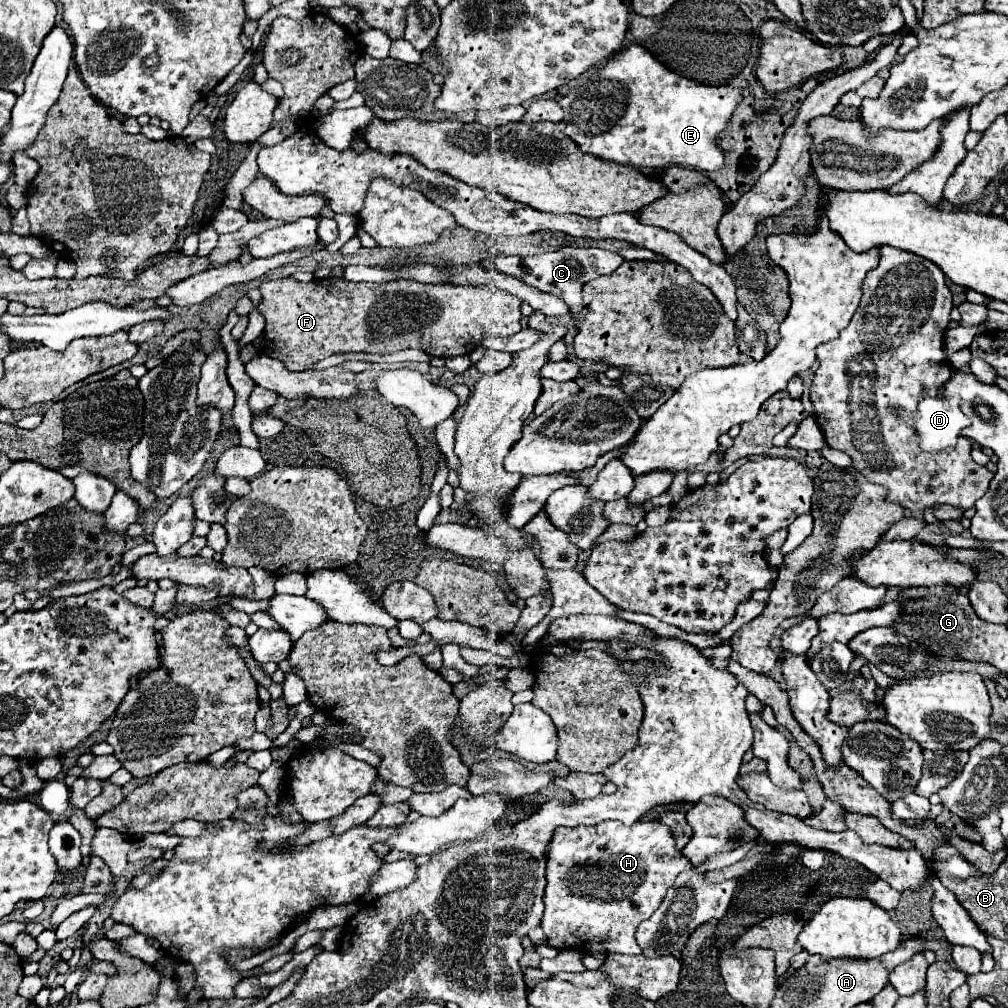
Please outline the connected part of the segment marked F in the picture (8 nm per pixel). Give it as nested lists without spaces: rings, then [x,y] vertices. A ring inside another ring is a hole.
[[[279,278],[261,284],[259,290],[261,302],[257,310],[265,316],[267,322],[265,346],[261,352],[281,360],[289,370],[305,370],[335,352],[391,354],[405,348],[421,348],[429,356],[451,358],[459,354],[471,354],[487,336],[511,336],[521,330],[521,298],[493,286],[475,288],[453,284],[421,284],[415,280],[369,284],[349,282],[345,278],[299,282],[295,278]]]

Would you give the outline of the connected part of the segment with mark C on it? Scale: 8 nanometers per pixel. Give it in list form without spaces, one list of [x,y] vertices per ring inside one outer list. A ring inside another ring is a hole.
[[[563,246],[555,252],[543,252],[535,256],[497,256],[493,260],[495,268],[503,274],[515,276],[523,280],[529,286],[539,288],[541,292],[561,296],[567,306],[575,306],[581,302],[581,286],[593,278],[599,278],[603,274],[611,274],[619,268],[623,258],[617,252],[601,250],[601,248],[573,248],[573,246]]]

